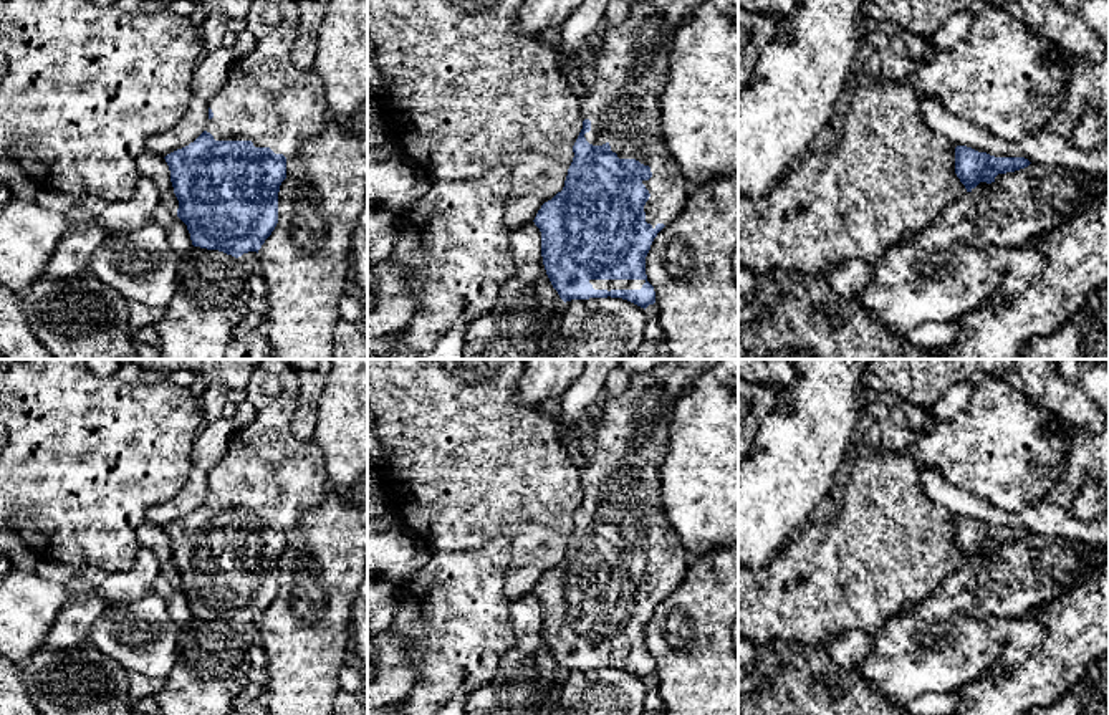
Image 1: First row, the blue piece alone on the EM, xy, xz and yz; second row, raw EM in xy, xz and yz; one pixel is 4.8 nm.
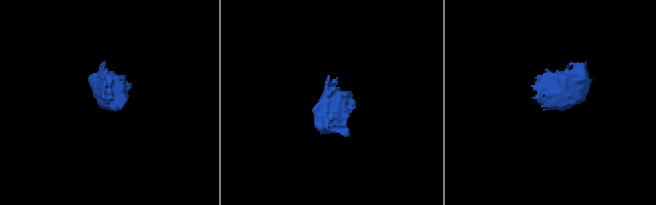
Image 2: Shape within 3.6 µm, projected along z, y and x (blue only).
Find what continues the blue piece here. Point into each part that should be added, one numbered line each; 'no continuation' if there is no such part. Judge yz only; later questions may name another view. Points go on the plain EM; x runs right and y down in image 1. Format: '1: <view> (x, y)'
no continuation

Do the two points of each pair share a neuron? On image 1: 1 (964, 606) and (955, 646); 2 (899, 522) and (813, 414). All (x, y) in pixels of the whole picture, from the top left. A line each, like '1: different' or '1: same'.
1: different
2: different

